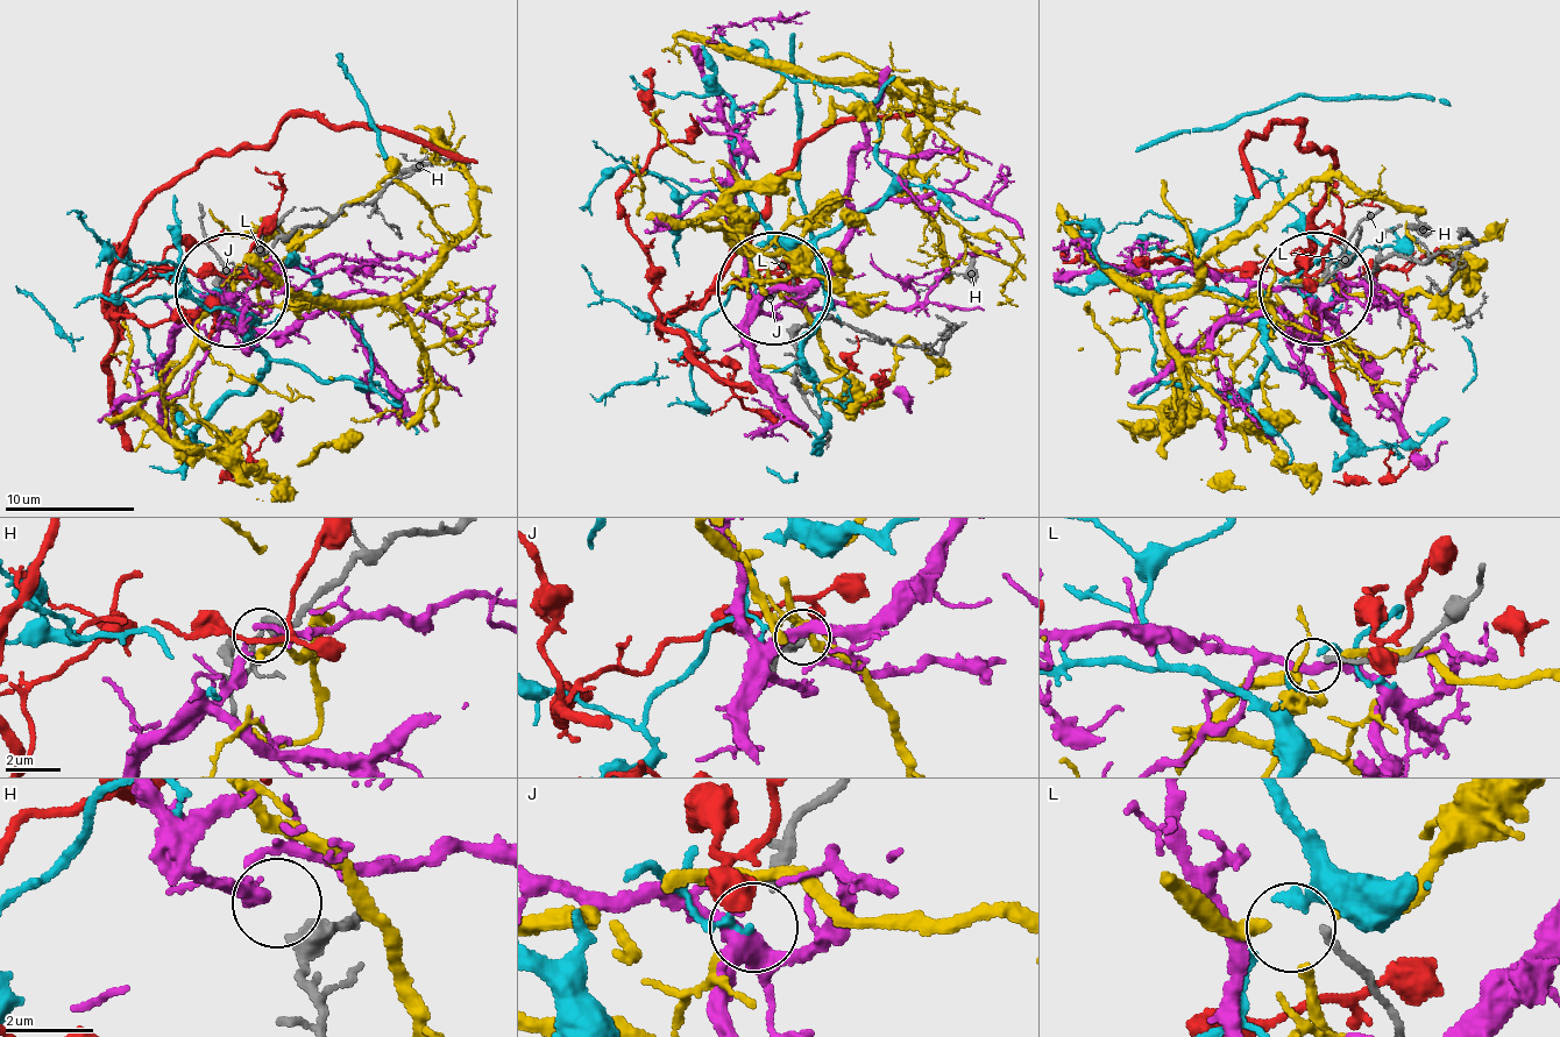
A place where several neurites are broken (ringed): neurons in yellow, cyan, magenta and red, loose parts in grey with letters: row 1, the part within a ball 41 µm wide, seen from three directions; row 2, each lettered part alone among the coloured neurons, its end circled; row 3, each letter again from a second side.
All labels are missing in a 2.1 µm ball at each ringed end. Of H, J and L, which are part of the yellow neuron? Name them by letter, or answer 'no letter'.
J

